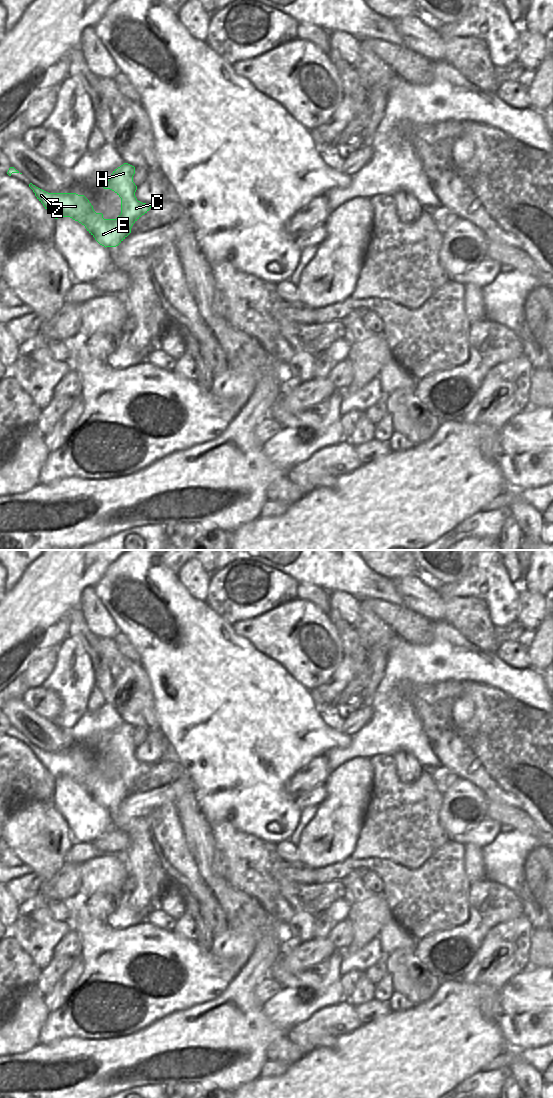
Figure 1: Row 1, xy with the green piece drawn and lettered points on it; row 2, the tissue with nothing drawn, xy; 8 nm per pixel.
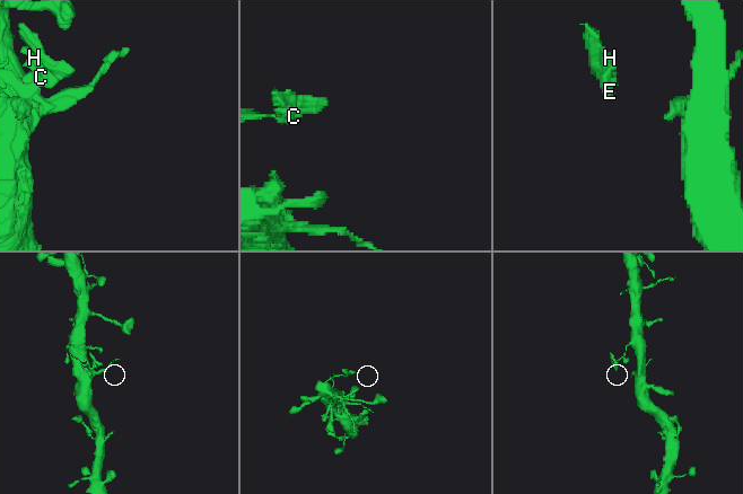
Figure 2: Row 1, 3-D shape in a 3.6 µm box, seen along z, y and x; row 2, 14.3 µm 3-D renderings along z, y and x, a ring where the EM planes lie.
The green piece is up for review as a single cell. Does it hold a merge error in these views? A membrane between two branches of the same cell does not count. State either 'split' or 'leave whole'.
split

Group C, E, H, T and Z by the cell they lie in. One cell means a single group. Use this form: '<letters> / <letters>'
C E H / T Z

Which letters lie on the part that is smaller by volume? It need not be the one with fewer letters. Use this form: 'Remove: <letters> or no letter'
Remove: C, E, H

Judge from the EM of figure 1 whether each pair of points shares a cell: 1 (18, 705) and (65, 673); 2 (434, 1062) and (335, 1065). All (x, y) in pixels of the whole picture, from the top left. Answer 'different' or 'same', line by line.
1: different
2: same

